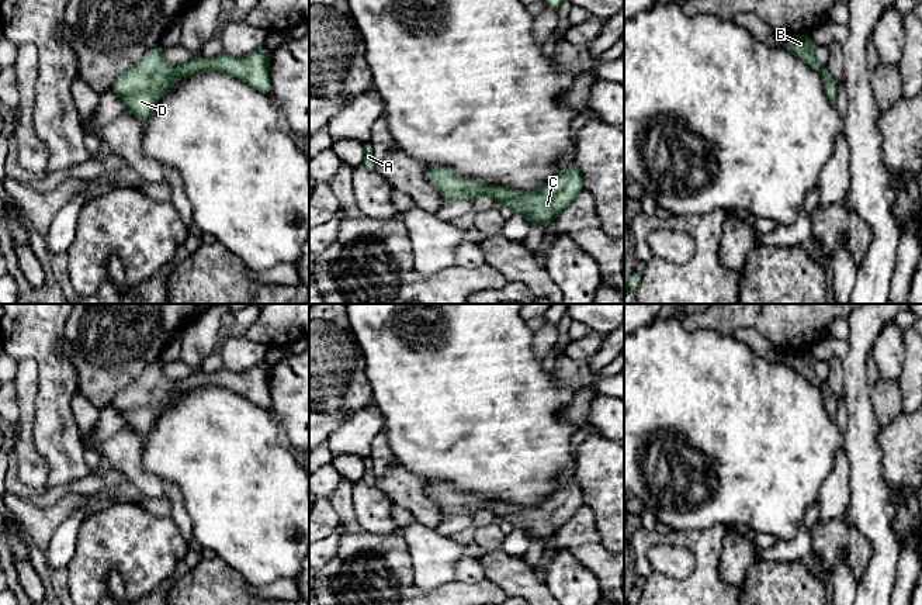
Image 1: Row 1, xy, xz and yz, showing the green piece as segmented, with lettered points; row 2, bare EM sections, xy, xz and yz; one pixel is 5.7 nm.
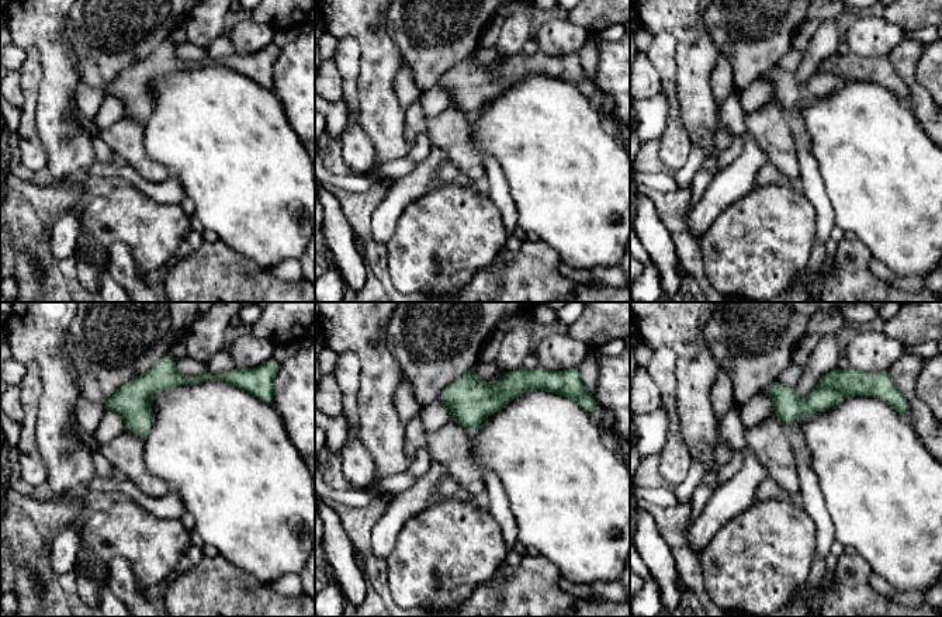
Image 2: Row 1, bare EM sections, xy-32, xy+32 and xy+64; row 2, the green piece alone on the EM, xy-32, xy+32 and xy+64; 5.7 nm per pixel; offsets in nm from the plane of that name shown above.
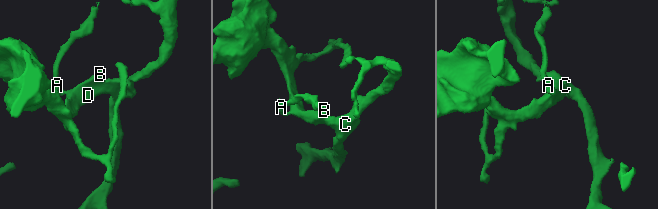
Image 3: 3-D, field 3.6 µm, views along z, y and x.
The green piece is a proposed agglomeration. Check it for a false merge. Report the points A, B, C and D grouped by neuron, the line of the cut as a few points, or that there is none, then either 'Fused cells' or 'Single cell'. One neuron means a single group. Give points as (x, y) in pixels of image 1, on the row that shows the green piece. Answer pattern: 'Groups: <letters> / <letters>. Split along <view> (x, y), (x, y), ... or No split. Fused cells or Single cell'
Groups: A B C D. No split. Single cell

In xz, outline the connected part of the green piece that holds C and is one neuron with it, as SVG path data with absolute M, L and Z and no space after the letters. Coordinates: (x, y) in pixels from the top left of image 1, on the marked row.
M575 163L534 191L520 191L499 184L485 184L479 180L465 179L454 169L441 166L429 166L427 180L448 201L474 200L478 196L492 196L499 207L507 207L526 217L530 225L540 224L550 227L583 190L583 176Z

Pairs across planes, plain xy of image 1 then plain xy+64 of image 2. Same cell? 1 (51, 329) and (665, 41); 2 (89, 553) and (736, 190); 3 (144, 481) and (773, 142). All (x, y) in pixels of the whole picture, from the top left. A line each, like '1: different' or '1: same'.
1: different
2: different
3: same

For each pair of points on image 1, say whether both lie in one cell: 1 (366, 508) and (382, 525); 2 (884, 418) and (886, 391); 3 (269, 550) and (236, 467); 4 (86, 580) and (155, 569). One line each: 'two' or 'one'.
1: one
2: one
3: one
4: one

